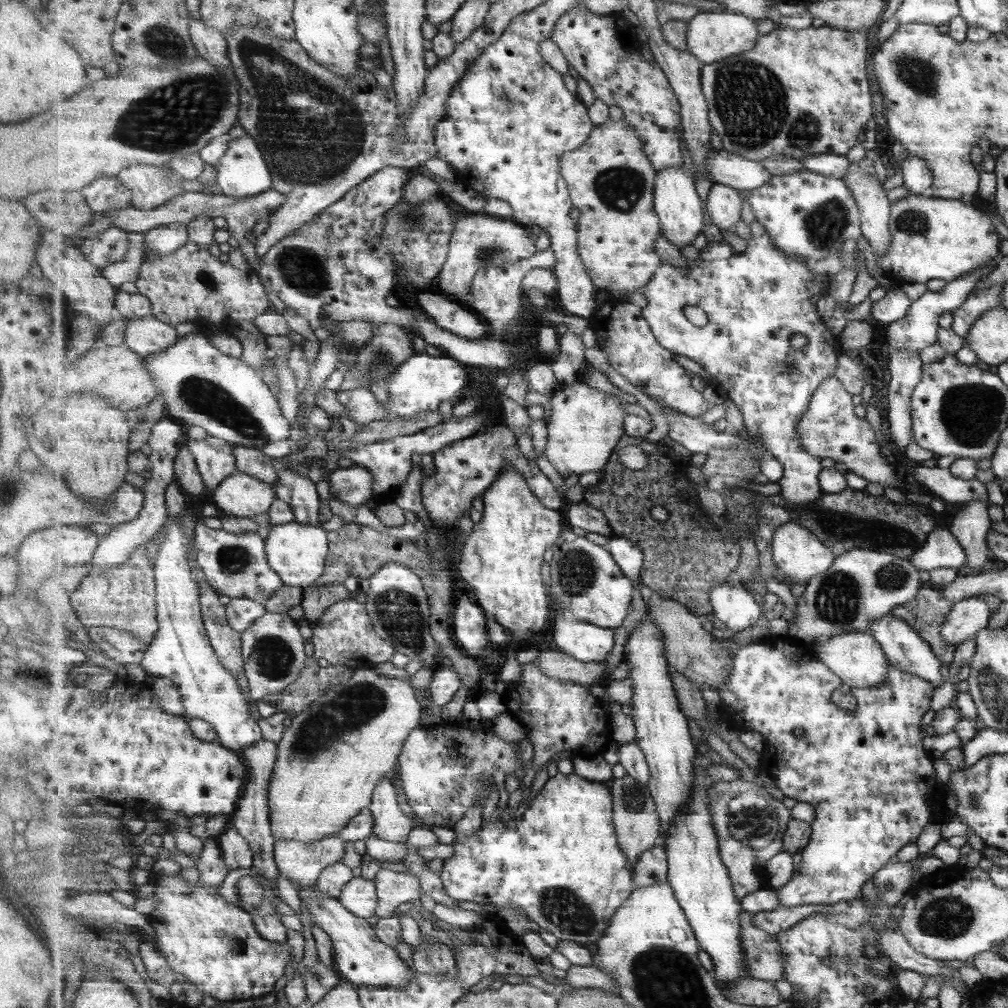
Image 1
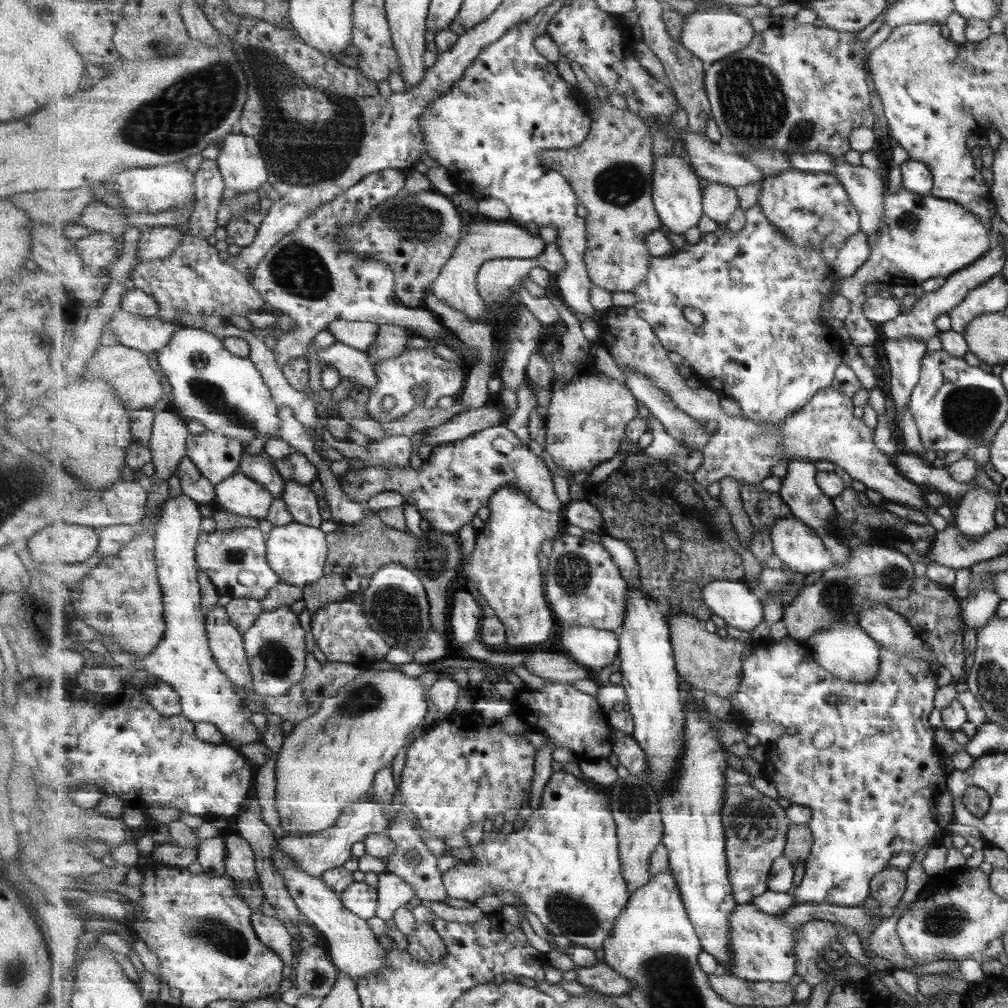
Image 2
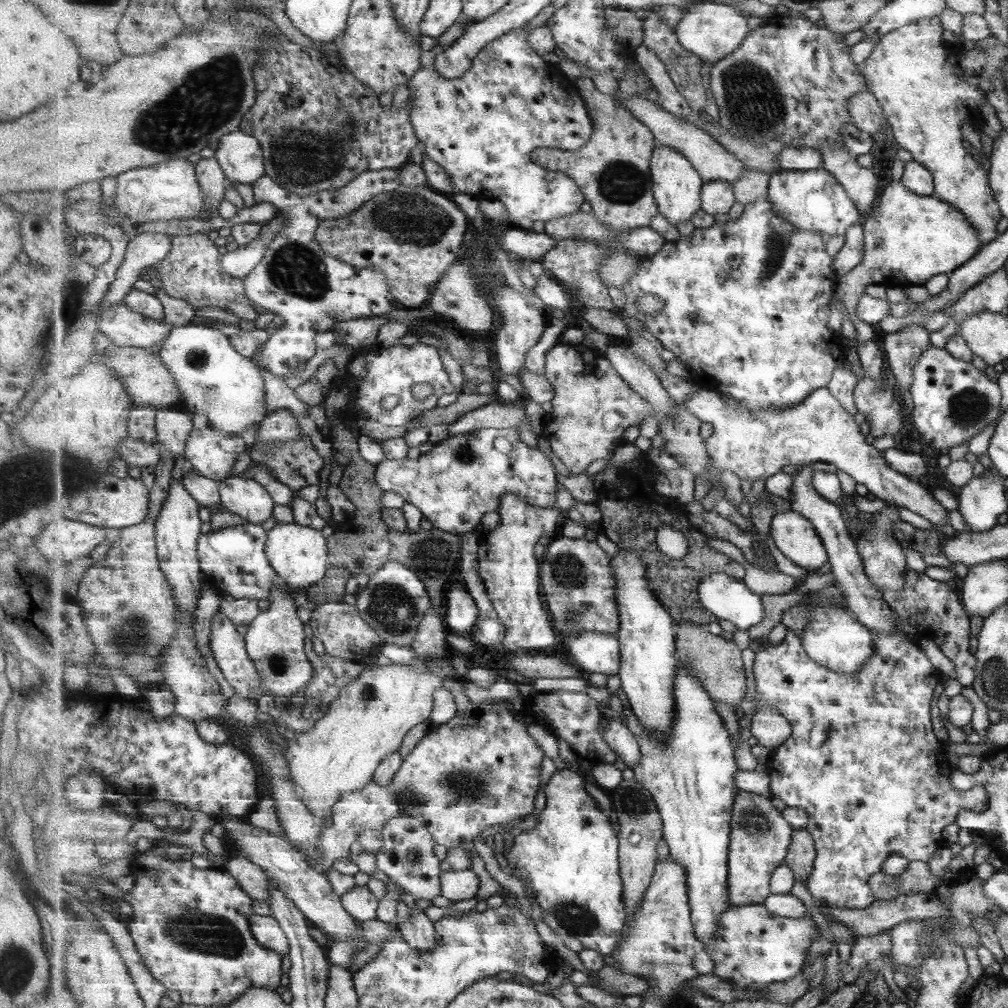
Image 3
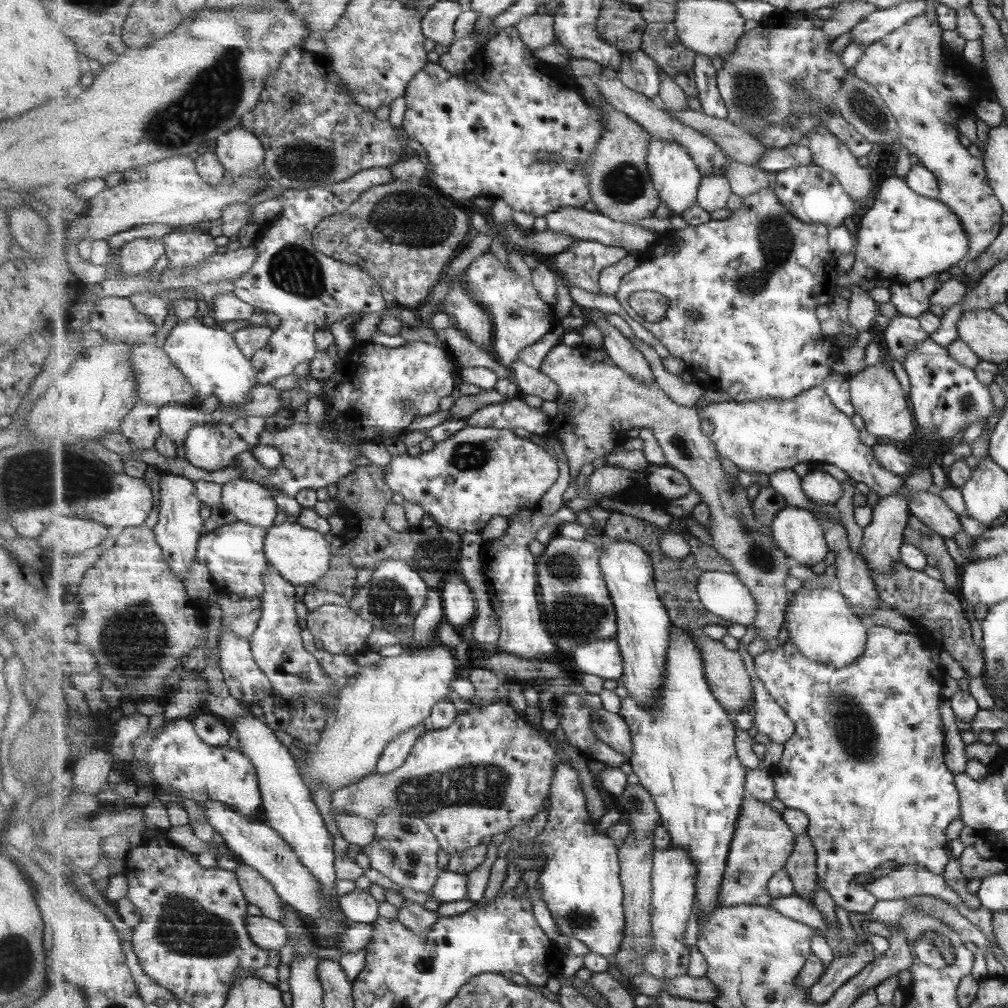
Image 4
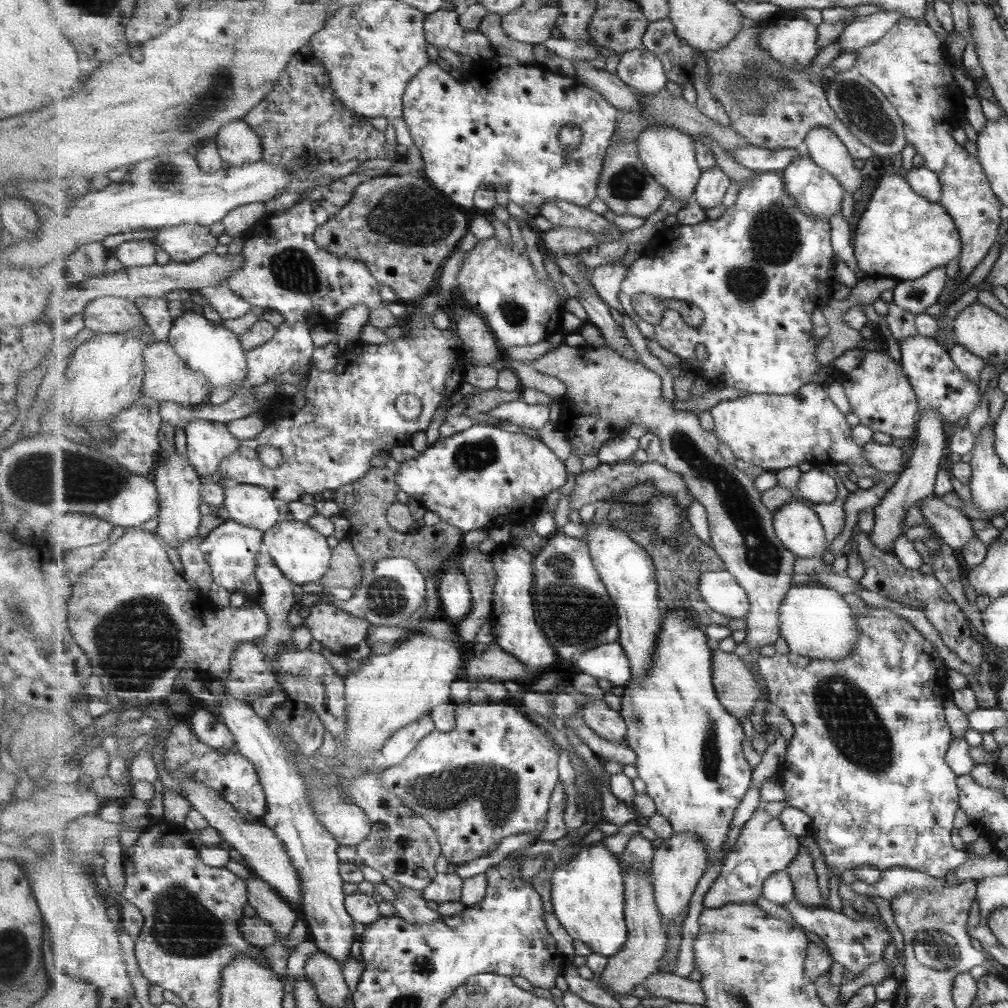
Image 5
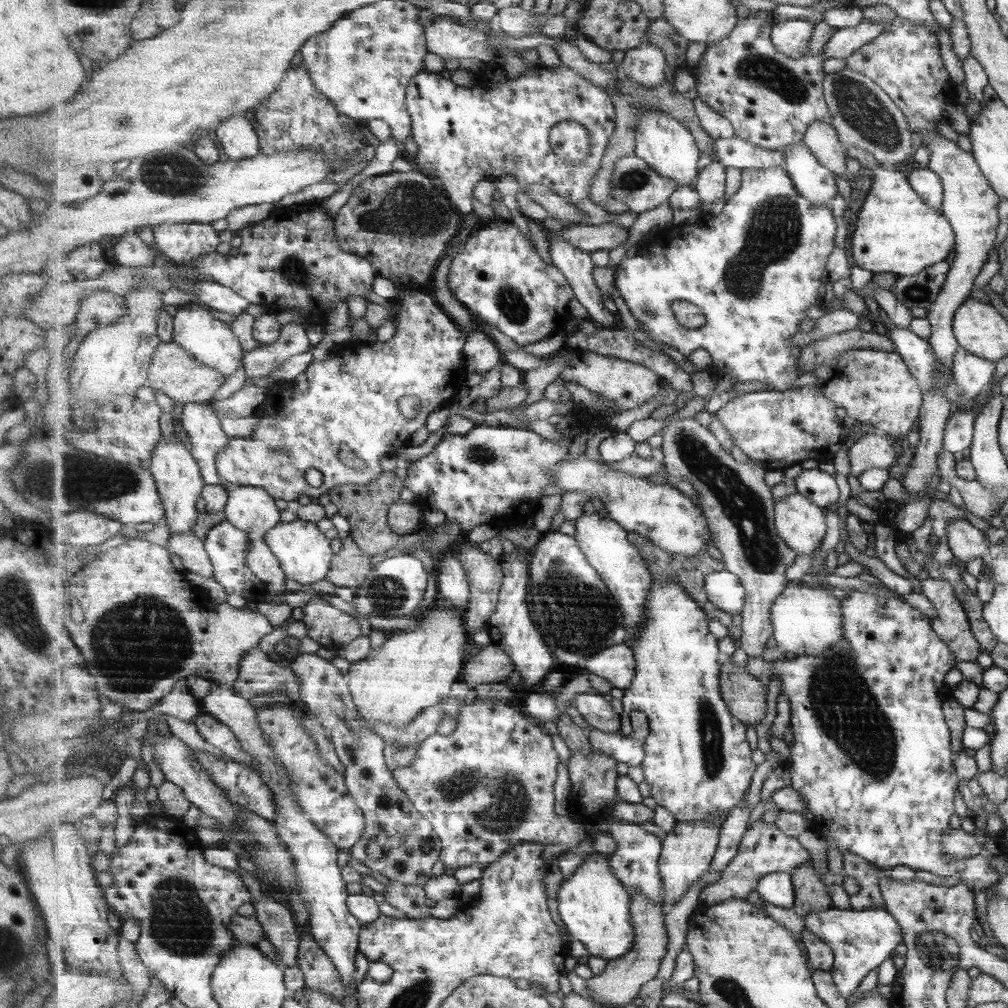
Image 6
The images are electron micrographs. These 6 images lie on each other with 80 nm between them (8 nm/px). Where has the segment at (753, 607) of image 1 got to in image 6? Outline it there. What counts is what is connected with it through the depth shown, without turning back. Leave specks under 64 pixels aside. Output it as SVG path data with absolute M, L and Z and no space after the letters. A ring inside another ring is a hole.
M723 570L711 572L705 581L706 597L710 604L725 613L742 614L745 609L746 593L741 577Z

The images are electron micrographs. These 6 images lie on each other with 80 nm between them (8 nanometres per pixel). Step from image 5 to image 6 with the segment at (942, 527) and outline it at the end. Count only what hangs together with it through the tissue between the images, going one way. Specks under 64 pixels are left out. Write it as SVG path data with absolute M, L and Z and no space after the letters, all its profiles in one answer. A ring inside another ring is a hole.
M951 519L945 527L948 549L959 564L985 558L991 547L983 533L965 519Z

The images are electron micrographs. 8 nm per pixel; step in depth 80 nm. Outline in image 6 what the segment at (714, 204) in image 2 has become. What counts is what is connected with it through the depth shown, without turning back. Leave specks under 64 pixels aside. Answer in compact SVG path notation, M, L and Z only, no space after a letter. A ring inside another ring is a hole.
M713 162L700 170L700 176L696 179L695 187L700 196L700 201L705 207L715 204L726 196L728 185L728 173L723 164Z

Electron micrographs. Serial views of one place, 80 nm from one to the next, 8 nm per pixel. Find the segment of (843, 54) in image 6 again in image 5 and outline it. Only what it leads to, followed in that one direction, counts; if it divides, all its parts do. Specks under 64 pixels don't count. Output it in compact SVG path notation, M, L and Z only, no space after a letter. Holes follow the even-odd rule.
M879 11L867 16L857 17L838 37L839 45L843 52L858 51L864 46L877 42L897 21L902 17L901 13Z

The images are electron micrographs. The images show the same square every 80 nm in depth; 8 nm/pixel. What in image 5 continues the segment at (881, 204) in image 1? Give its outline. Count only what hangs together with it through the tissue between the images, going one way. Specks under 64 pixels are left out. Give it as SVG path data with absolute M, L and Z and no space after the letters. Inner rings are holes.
M825 127L811 130L804 148L819 167L836 175L846 191L853 193L861 188L863 180L855 168L855 158L833 130Z

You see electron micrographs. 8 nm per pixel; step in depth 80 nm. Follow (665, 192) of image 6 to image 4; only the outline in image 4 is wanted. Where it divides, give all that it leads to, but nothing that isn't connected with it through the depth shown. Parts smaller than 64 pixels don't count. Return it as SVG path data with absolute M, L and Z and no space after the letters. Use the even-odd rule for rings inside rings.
M577 77L575 80L579 84L581 95L594 108L599 108L605 117L605 134L601 135L601 142L591 154L589 166L584 170L597 212L625 223L635 223L637 220L655 217L662 200L654 185L647 162L647 147L651 144L653 136L627 114L619 112L605 101L591 77Z

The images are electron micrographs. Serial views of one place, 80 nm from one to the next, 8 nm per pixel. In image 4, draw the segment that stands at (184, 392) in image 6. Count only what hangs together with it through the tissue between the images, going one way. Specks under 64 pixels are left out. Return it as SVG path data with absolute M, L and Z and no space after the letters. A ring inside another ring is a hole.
M152 343L135 345L130 350L130 358L140 400L164 407L169 404L185 404L196 397L195 389L187 382L185 375L173 365L163 346L155 347Z

